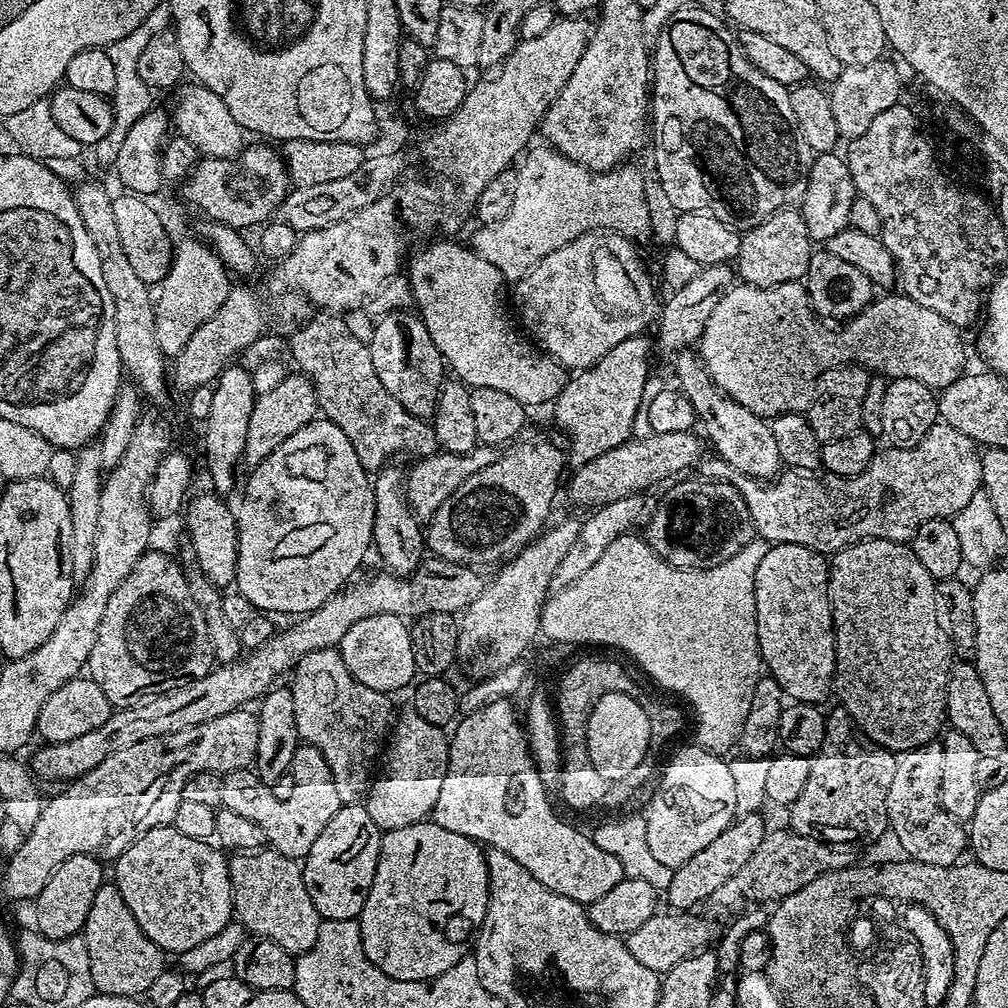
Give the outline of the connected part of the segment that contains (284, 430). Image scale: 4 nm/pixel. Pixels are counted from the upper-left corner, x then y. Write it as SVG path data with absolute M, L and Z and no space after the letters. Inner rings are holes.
M303 374L295 375L285 375L284 380L274 386L274 390L256 397L254 410L250 410L250 427L246 429L246 450L242 457L245 465L260 464L274 454L274 450L278 450L278 446L282 446L290 434L317 419L316 392L312 389L311 379Z

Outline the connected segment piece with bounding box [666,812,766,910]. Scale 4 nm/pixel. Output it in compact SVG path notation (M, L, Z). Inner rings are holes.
M751 812L745 816L739 817L735 822L728 825L710 846L705 846L703 850L698 850L690 862L678 866L667 877L668 884L668 904L672 910L692 910L695 904L703 905L714 894L714 890L719 890L746 862L750 862L750 854L758 850L758 845L762 843L766 831L763 815L760 812ZM672 876L672 877L671 877Z

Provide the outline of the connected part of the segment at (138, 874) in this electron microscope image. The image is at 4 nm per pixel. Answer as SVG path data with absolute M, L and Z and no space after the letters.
M171 826L155 828L147 832L144 836L137 838L123 854L117 856L114 861L114 867L116 867L114 882L118 886L122 898L126 900L126 906L130 906L130 914L134 914L134 918L138 922L140 929L146 934L146 938L150 938L150 942L158 945L161 952L165 954L171 954L171 952L179 954L190 950L190 946L198 946L198 942L206 942L206 938L211 938L214 934L218 934L218 930L222 930L222 926L226 926L233 919L234 913L232 910L230 878L228 877L228 860L225 853L211 843L195 840L194 838L186 838L186 834L178 834L178 830Z

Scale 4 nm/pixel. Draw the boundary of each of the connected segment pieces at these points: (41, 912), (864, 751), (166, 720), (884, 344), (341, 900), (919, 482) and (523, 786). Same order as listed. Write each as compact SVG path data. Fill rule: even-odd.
M75 856L66 858L58 870L42 886L42 894L38 894L34 901L36 907L35 931L41 932L51 940L65 940L71 936L83 933L86 914L90 914L90 905L94 903L94 894L98 894L101 884L105 883L105 865L95 856Z
M836 706L831 713L827 713L824 722L824 737L822 738L822 746L819 752L810 759L810 774L806 778L806 786L802 786L802 794L798 794L798 798L787 809L788 824L787 827L793 832L797 832L800 836L818 836L822 840L827 840L830 844L838 844L841 846L857 846L856 844L872 844L879 838L883 832L889 831L888 827L888 811L886 810L886 793L890 790L890 781L894 778L894 770L896 769L897 757L888 748L883 748L881 744L875 744L869 736L857 728L851 716L849 716L843 706Z
M435 558L425 559L423 564L419 564L412 575L405 578L402 576L390 576L379 574L372 576L365 584L353 583L343 590L336 592L322 606L318 606L314 611L301 615L297 624L292 624L284 633L273 634L270 642L259 645L255 650L256 656L245 655L243 658L237 658L231 662L221 663L220 668L213 667L202 678L190 682L181 688L175 688L169 692L163 692L157 696L149 696L146 700L141 700L139 704L132 704L128 708L117 708L109 711L106 722L98 726L98 730L90 730L90 734L82 734L82 738L76 738L70 742L62 744L45 743L44 748L40 748L32 756L30 768L41 781L44 780L64 780L71 782L80 776L84 776L98 762L106 762L110 754L118 754L118 750L126 750L126 746L134 746L134 742L146 742L150 738L162 738L170 734L178 734L182 730L190 730L204 722L210 722L214 718L222 718L222 714L230 714L248 706L248 703L259 701L263 698L268 689L277 683L279 676L287 677L295 669L296 663L306 654L317 652L324 648L336 648L341 638L350 630L354 622L362 622L362 618L370 618L380 614L398 616L401 618L415 618L434 614L435 612L450 612L453 614L463 613L464 609L482 594L486 580L483 575L478 574L475 568L461 568L458 564L451 564L445 560Z
M740 282L729 288L726 295L720 299L718 306L714 306L714 312L710 314L710 318L706 322L706 326L702 330L698 341L698 359L708 377L725 396L729 396L734 402L741 404L755 414L755 416L763 416L771 418L778 416L782 412L799 412L803 413L808 405L812 402L812 393L816 379L833 364L844 362L855 362L861 366L867 366L873 373L883 374L888 378L901 376L902 378L914 378L918 382L922 382L927 388L939 390L950 386L950 382L957 380L959 376L964 375L966 371L966 351L964 352L964 340L961 329L955 328L950 322L946 322L946 318L942 318L942 314L934 314L934 310L926 310L926 306L918 306L918 302L914 302L909 296L897 294L897 296L888 296L892 294L884 294L881 298L873 299L872 303L853 316L851 320L843 325L844 328L840 332L840 336L834 333L824 333L819 328L817 317L812 311L812 306L808 302L808 289L803 283L795 284L779 284L778 286L770 286L769 288L755 288L749 284Z
M360 802L341 806L334 814L334 818L330 818L330 822L326 822L326 830L322 830L322 834L318 834L318 842L314 842L314 846L310 846L310 854L305 856L302 861L306 894L320 917L324 920L356 920L359 917L372 885L379 853L380 836L377 829L373 827L367 807Z
M938 422L912 448L891 446L877 451L866 470L857 476L825 475L819 480L816 474L801 474L784 470L771 482L758 480L735 481L734 487L744 499L752 519L753 533L759 539L773 544L797 544L821 554L835 554L863 540L911 541L918 526L927 520L947 520L956 515L974 494L981 491L984 475L980 465L981 449L962 430Z
M499 700L493 704L488 704L484 708L479 708L477 712L467 713L455 725L456 733L453 734L452 740L447 741L448 746L448 768L444 771L442 778L442 790L438 790L438 802L434 802L434 810L430 817L431 823L442 826L446 830L450 830L454 834L460 834L468 840L474 840L481 845L487 846L489 849L504 852L507 856L512 858L514 862L518 862L518 866L530 873L536 881L544 888L548 888L554 894L565 896L575 902L575 904L583 904L585 906L592 904L598 898L602 898L602 894L606 894L606 890L614 890L614 886L620 880L625 879L626 873L624 865L618 863L610 854L603 852L600 847L594 843L587 835L584 836L580 832L575 832L568 824L563 824L562 821L556 817L556 812L552 809L552 804L548 801L549 793L542 786L542 782L536 776L536 767L532 762L532 757L528 751L528 744L526 741L526 732L522 727L521 721L518 719L518 712L511 708L511 703L508 700Z

